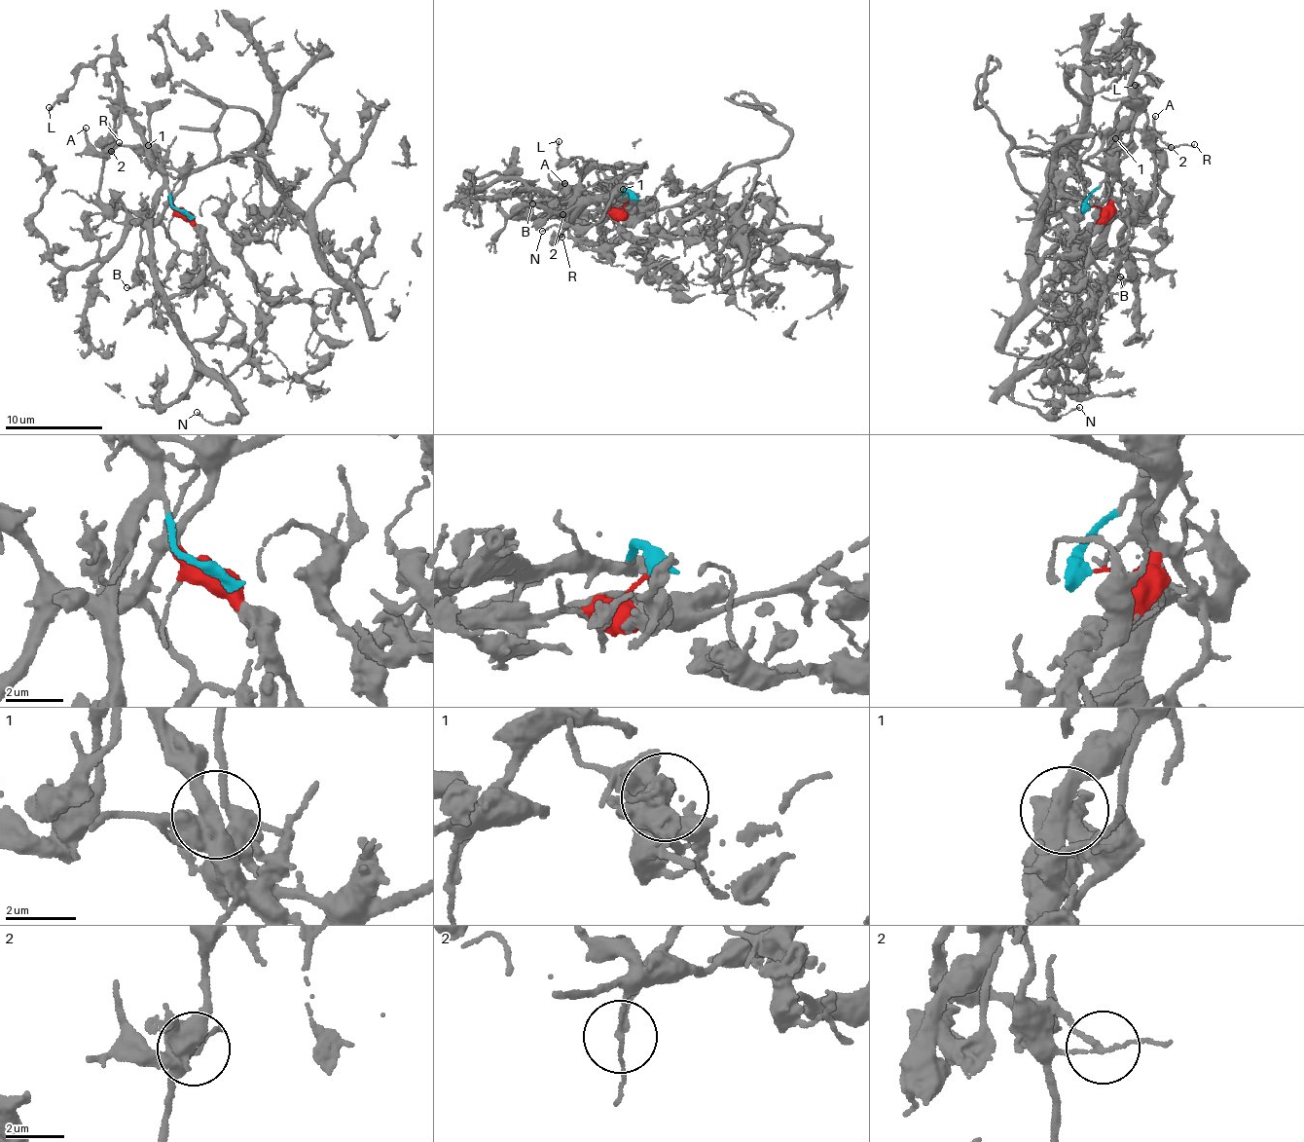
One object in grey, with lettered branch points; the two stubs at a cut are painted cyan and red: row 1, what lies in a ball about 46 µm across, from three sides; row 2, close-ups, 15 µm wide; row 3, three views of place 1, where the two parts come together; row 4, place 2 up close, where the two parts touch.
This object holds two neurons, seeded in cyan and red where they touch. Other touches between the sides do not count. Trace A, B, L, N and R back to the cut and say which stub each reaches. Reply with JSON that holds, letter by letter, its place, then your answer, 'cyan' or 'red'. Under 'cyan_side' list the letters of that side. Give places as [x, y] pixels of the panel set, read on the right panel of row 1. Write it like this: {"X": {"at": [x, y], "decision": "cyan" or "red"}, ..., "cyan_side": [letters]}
{"A": {"at": [1155, 116], "decision": "red"}, "B": {"at": [1120, 276], "decision": "red"}, "L": {"at": [1135, 85], "decision": "cyan"}, "N": {"at": [1079, 407], "decision": "cyan"}, "R": {"at": [1194, 144], "decision": "red"}, "cyan_side": ["L", "N"]}

